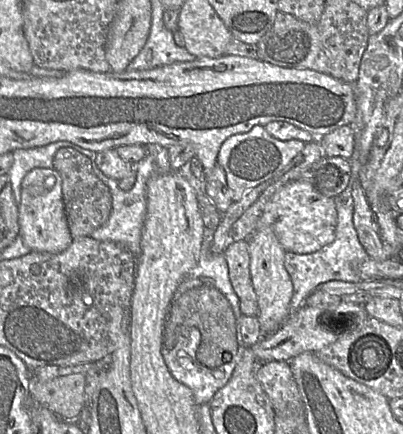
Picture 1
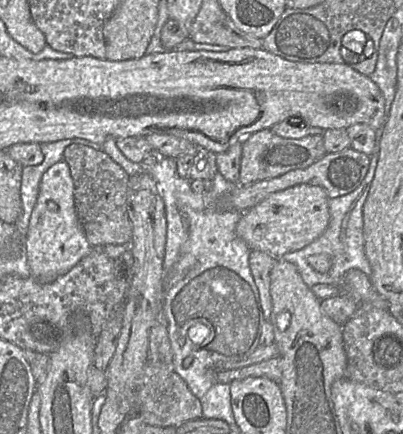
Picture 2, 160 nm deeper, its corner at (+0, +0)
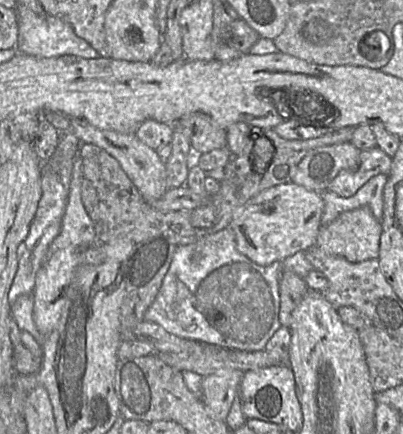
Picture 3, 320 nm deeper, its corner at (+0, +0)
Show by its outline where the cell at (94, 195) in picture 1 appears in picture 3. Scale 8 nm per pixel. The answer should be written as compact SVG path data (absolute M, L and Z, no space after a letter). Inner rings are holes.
M348 126L315 139L288 140L279 136L274 128L252 128L243 150L225 166L221 188L211 200L196 209L170 212L152 208L113 156L93 143L83 142L78 151L82 161L81 200L102 244L122 239L138 244L152 237L164 236L177 245L187 245L229 226L236 210L248 200L268 188L291 182L297 165L307 153L318 147L350 142L353 131L354 127ZM260 137L267 137L275 147L273 158L263 174L253 168L253 148Z

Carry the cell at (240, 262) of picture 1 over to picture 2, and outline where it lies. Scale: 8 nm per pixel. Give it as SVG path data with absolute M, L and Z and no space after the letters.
M251 250L249 264L251 272L259 292L259 299L263 317L269 321L272 311L272 300L270 295L270 274L275 265L276 257L271 254Z

